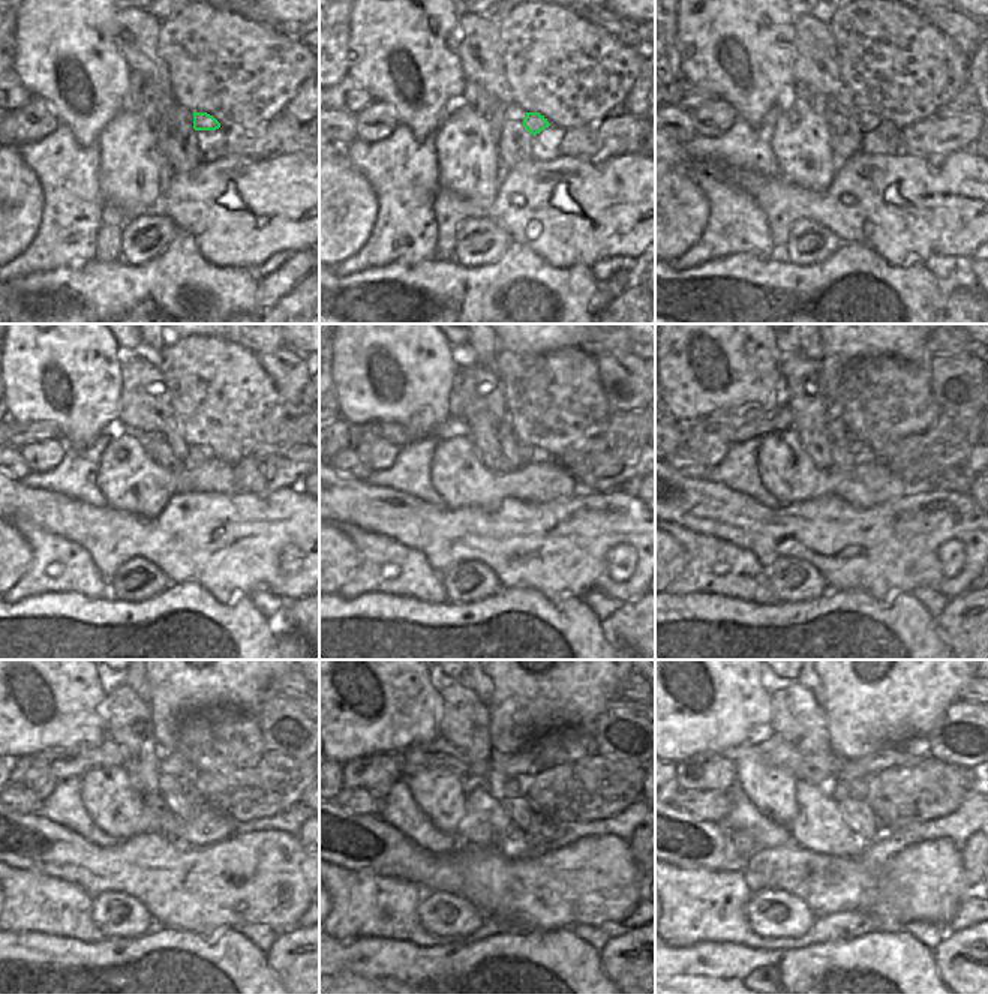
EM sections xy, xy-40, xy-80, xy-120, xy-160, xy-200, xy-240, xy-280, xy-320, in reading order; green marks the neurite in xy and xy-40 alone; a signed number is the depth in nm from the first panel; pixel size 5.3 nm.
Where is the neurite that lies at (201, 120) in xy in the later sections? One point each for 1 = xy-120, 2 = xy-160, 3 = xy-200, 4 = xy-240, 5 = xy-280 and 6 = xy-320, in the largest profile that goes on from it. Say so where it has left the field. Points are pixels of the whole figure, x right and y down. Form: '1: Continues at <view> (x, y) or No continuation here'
1: Continues at xy-120 (195, 453)
2: Continues at xy-160 (532, 455)
3: Continues at xy-200 (862, 452)
4: Continues at xy-240 (183, 784)
5: Continues at xy-280 (498, 786)
6: Continues at xy-320 (834, 789).

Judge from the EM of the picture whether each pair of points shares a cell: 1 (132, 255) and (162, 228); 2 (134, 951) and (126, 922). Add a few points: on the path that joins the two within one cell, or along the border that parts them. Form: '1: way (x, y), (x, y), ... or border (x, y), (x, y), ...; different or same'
1: way (140, 248), (155, 233); same
2: border (146, 931), (140, 936), (111, 936), (107, 939); different

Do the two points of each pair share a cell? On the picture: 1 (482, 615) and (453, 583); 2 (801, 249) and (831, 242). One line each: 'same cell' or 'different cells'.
1: different cells
2: same cell

